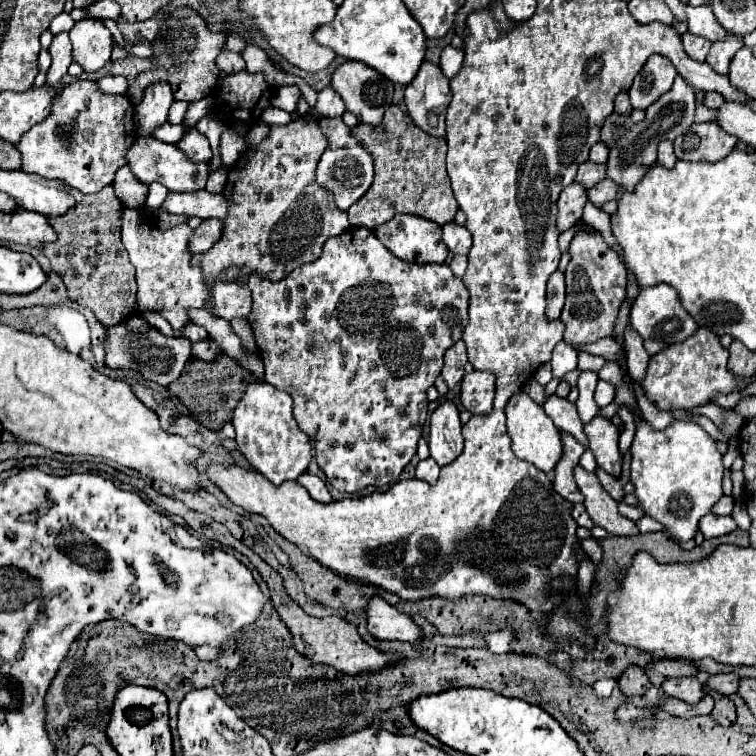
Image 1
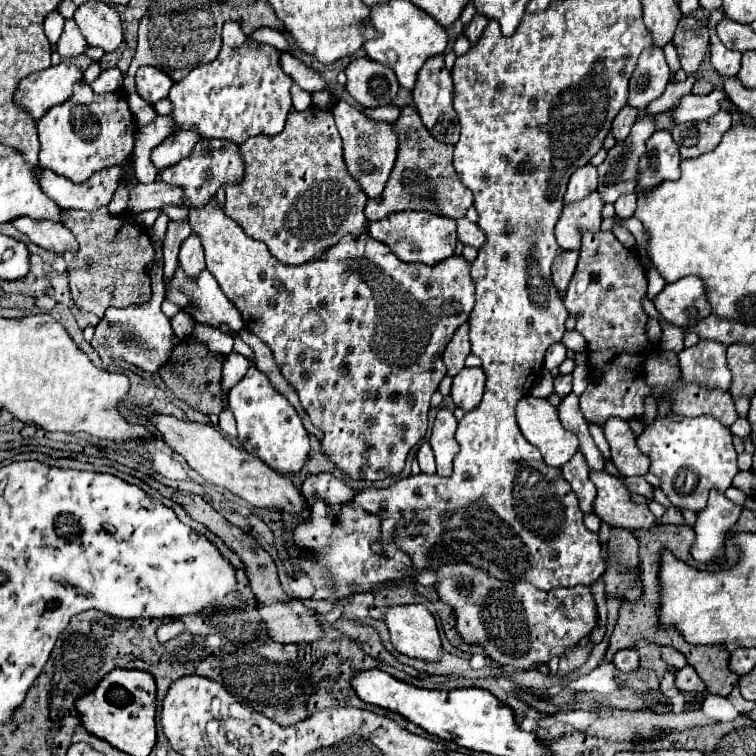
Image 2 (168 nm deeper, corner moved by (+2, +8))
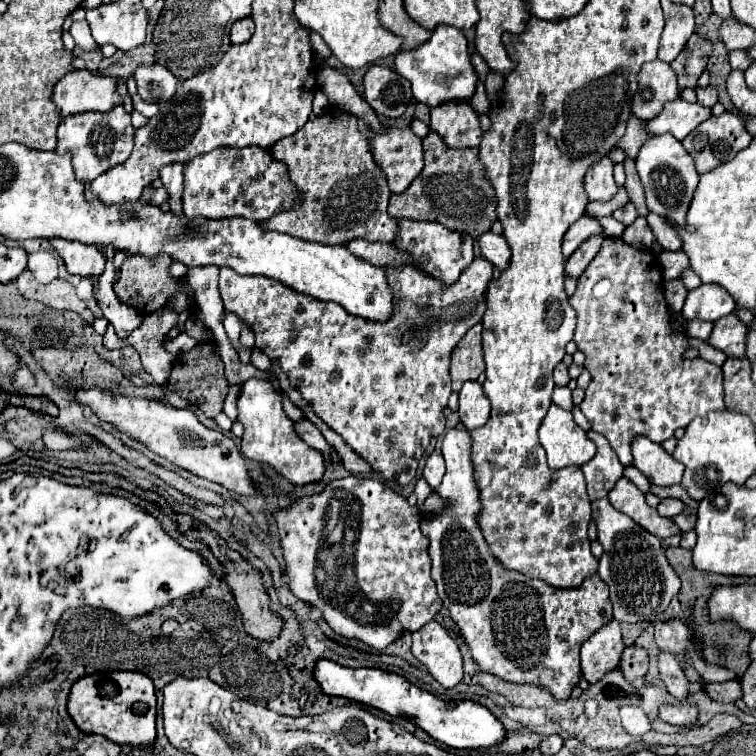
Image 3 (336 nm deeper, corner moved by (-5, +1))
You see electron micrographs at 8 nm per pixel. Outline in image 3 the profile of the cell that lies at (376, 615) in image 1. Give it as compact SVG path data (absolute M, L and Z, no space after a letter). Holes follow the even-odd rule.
M431 620L419 632L413 632L411 638L413 656L427 666L443 688L455 688L463 680L463 658L457 642L439 622Z

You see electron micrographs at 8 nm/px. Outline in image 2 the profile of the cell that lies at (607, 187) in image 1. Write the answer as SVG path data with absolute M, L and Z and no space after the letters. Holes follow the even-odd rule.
M592 191L584 201L568 205L562 209L562 215L556 223L556 239L564 251L580 249L580 239L586 231L600 231L602 221L602 207L600 193Z

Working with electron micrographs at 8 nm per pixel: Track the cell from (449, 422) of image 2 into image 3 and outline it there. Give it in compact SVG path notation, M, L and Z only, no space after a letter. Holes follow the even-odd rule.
M449 430L443 438L443 458L447 462L447 472L443 482L435 492L447 504L441 514L427 516L421 520L421 530L429 536L429 556L433 560L433 578L437 582L437 592L443 604L449 608L453 622L459 626L461 636L465 638L473 660L481 672L499 676L505 682L515 684L533 684L547 688L557 700L567 700L573 688L581 680L579 668L579 648L593 636L599 628L613 620L609 588L599 574L585 580L579 588L551 588L545 580L527 578L521 572L511 572L491 556L483 532L479 528L479 486L475 482L475 472L471 464L471 434L467 430Z

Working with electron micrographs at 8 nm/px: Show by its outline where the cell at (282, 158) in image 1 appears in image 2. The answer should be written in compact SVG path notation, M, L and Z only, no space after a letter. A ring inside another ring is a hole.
M310 107L300 113L292 111L288 113L288 121L280 133L272 137L252 137L244 141L244 145L238 145L238 149L244 161L244 177L236 185L226 187L224 209L244 231L252 231L252 239L264 241L280 263L300 265L304 261L312 261L336 245L346 233L352 233L354 237L368 233L364 217L366 195L346 171L342 139L330 111L322 111L318 107Z

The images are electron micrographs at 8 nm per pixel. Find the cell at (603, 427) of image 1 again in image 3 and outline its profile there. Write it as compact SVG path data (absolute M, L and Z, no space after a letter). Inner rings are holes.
M643 436L633 442L635 466L651 480L655 486L675 486L681 484L683 464L675 462L671 454L665 452L661 444L655 444Z

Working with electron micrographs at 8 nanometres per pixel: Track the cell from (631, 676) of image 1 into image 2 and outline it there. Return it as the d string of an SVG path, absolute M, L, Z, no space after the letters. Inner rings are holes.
M634 647L630 649L620 649L616 655L614 655L614 667L622 673L632 673L640 667L640 659L638 659L638 651Z

